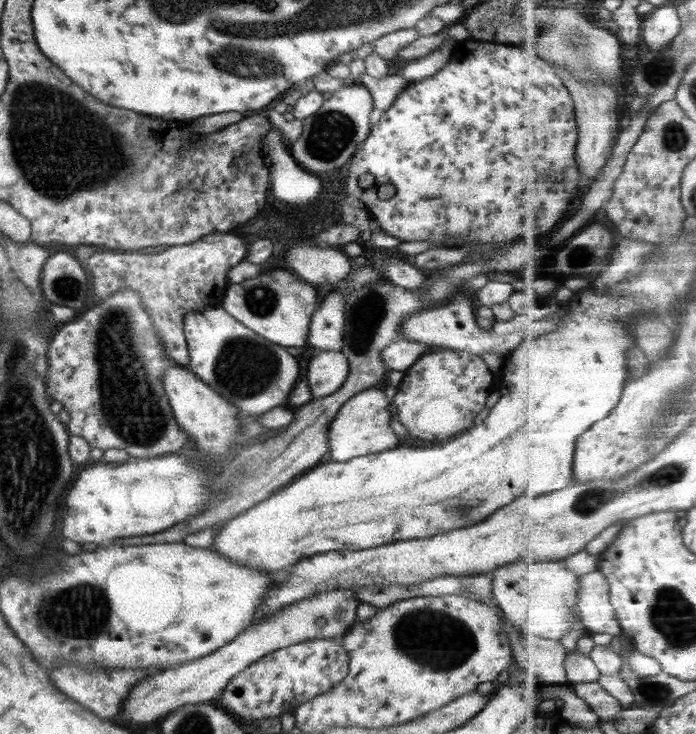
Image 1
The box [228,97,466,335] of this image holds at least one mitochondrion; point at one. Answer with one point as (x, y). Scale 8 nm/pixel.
(330, 133)

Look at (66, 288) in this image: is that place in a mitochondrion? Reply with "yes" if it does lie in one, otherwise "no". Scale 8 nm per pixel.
yes

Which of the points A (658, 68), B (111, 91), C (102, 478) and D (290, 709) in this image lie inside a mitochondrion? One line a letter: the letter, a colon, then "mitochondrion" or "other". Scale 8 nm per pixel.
A: mitochondrion
B: other
C: other
D: other

